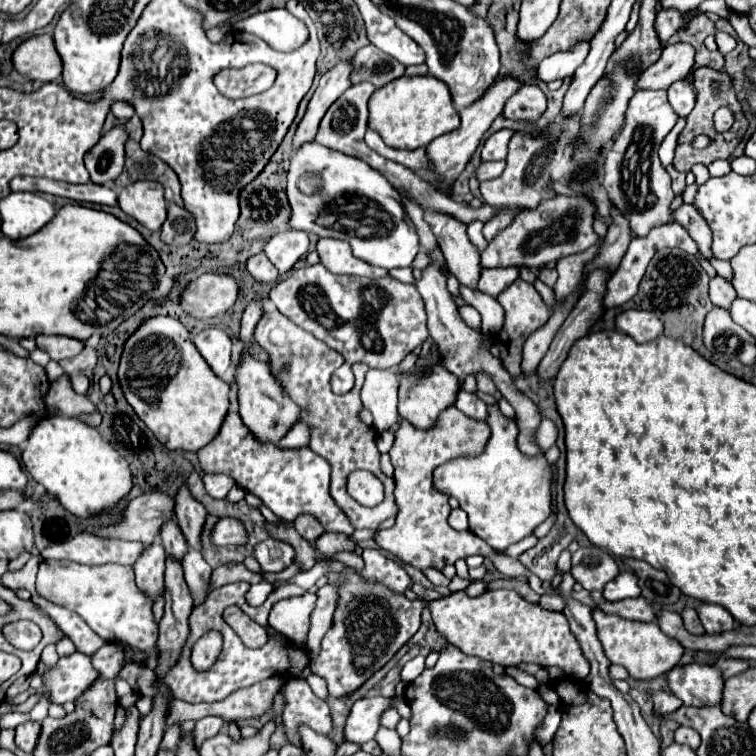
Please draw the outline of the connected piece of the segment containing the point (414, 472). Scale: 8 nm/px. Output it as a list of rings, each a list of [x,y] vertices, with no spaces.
[[[451,405],[447,411],[439,415],[435,426],[429,430],[417,429],[407,420],[399,422],[393,446],[389,450],[391,462],[395,466],[393,478],[395,478],[395,500],[399,506],[399,514],[393,528],[377,532],[375,542],[383,550],[391,552],[393,556],[401,558],[403,562],[411,564],[417,570],[423,570],[429,566],[441,570],[445,564],[455,564],[455,560],[459,558],[481,554],[483,558],[491,560],[495,570],[501,572],[503,576],[509,576],[509,578],[527,576],[529,586],[539,595],[557,594],[552,588],[544,590],[541,580],[531,574],[517,558],[511,558],[499,550],[493,550],[489,544],[483,544],[483,540],[479,540],[479,536],[475,536],[469,530],[459,532],[449,526],[447,522],[451,512],[451,506],[447,502],[449,498],[433,488],[431,474],[439,464],[445,464],[451,458],[477,456],[479,452],[483,452],[487,444],[485,440],[489,438],[489,426],[477,420],[469,420],[468,416],[457,410],[455,405]]]

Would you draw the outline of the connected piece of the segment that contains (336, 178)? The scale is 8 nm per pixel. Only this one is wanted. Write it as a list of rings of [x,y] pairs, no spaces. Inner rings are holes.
[[[317,142],[303,144],[291,158],[291,166],[287,170],[287,200],[291,208],[289,226],[295,230],[313,232],[317,236],[329,236],[349,242],[353,256],[365,260],[367,264],[381,268],[403,268],[411,266],[415,254],[419,252],[419,238],[413,222],[405,216],[399,192],[391,186],[391,182],[369,164],[359,158],[351,158],[337,150],[325,148]],[[305,172],[315,172],[323,178],[323,190],[313,196],[305,196],[297,188],[297,180]],[[327,210],[341,212],[351,220],[347,230],[333,230],[317,224],[317,216]]]

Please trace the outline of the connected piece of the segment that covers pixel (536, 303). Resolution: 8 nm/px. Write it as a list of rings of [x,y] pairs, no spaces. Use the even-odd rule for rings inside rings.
[[[521,278],[503,290],[497,302],[505,310],[505,322],[499,336],[513,336],[513,376],[519,376],[523,342],[549,320],[553,308],[547,306],[539,292]]]

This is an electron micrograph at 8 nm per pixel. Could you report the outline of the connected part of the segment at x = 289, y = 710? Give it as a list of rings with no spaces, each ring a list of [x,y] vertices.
[[[305,678],[283,680],[279,686],[279,692],[285,698],[283,724],[285,724],[289,740],[295,746],[301,746],[301,738],[297,732],[297,726],[301,722],[311,726],[319,734],[327,734],[331,730],[331,714],[325,700],[313,694]]]

